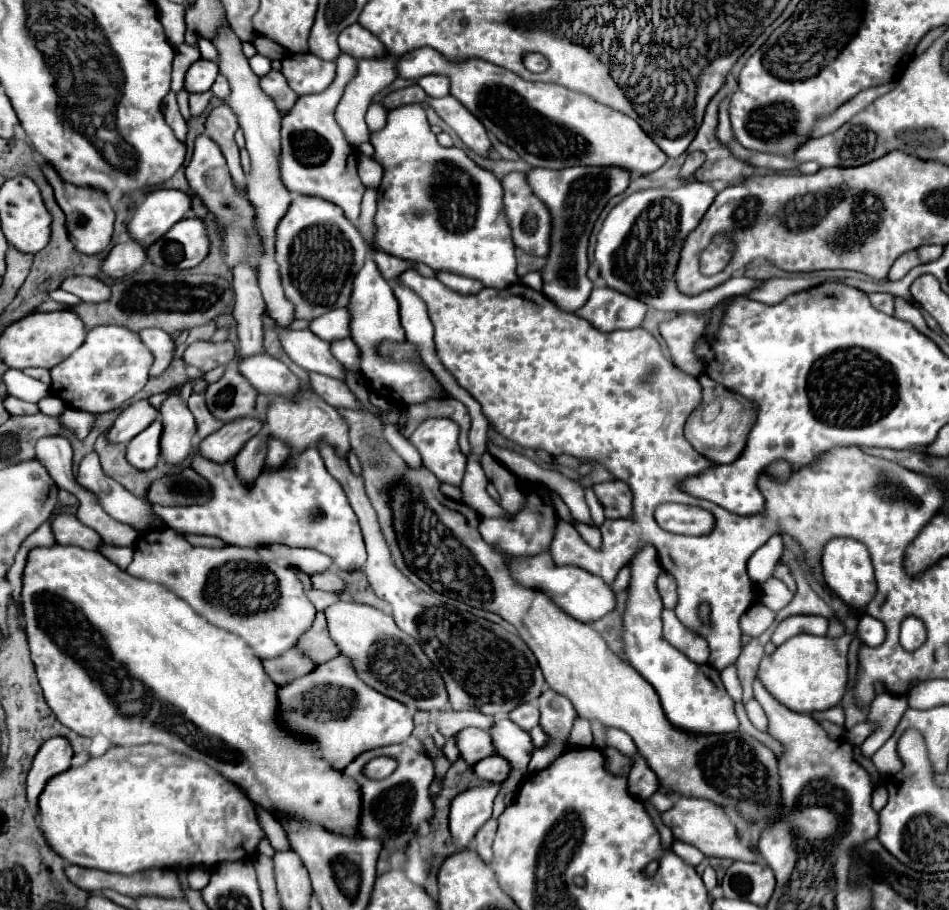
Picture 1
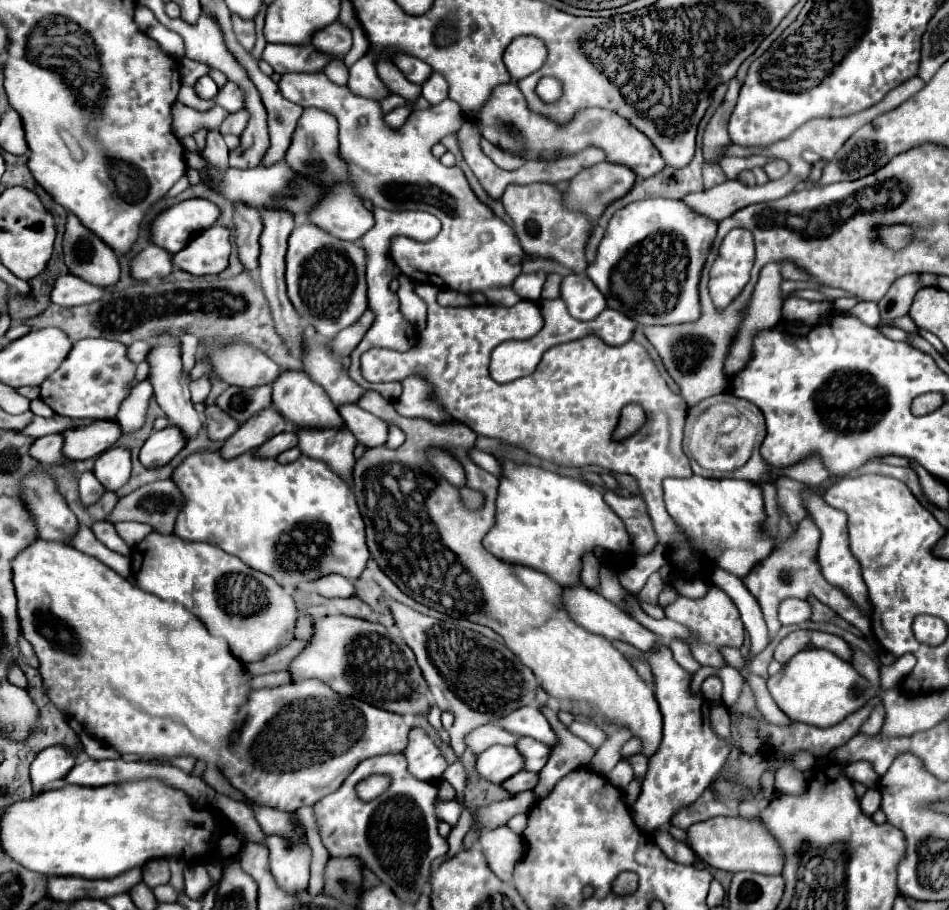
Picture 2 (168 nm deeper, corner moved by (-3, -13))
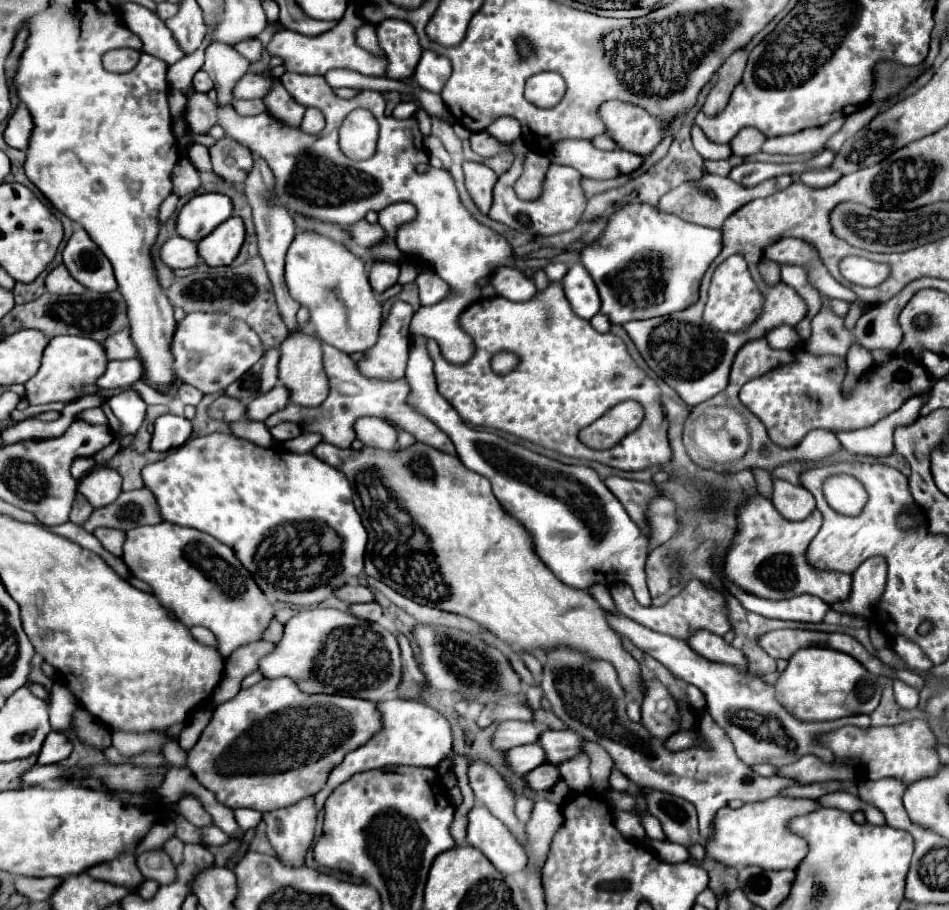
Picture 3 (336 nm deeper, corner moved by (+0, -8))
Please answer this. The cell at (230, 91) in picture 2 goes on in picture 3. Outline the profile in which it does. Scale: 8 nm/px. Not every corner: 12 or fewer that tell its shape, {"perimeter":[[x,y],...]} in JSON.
{"perimeter":[[245,74],[237,82],[237,98],[263,98],[273,78]]}

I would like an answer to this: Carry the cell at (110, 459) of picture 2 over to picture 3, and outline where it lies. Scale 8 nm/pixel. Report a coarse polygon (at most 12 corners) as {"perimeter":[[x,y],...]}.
{"perimeter":[[95,468],[77,490],[95,510],[115,502],[121,476]]}

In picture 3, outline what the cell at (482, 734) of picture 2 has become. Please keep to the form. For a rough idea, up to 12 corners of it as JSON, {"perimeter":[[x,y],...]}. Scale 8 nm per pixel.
{"perimeter":[[505,720],[495,746],[509,750],[537,742],[545,726],[535,720]]}

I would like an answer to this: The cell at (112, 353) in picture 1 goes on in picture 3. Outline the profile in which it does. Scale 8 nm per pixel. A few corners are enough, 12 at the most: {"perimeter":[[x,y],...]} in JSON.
{"perimeter":[[51,338],[25,382],[29,406],[69,404],[107,360],[91,338]]}

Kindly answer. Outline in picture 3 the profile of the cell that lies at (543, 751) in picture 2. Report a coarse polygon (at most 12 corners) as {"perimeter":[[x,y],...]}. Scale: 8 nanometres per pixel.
{"perimeter":[[545,730],[539,738],[549,762],[583,752],[573,730]]}

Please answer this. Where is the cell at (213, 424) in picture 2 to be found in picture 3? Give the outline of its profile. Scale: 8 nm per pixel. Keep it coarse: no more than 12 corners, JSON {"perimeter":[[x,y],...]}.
{"perimeter":[[221,394],[209,408],[217,420],[235,422],[247,412],[247,406]]}

